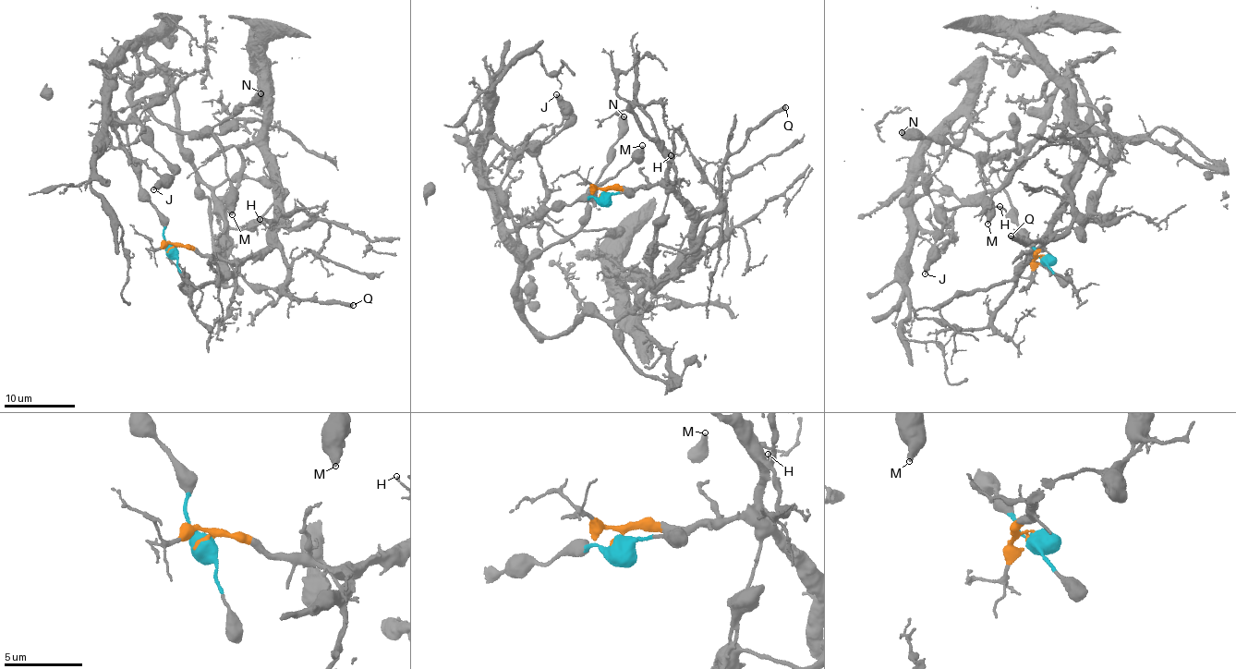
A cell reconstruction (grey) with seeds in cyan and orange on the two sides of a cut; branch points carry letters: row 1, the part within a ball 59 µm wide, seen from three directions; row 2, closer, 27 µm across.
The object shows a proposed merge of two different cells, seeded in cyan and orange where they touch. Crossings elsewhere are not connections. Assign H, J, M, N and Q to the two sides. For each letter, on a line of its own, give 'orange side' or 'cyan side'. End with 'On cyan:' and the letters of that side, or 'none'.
H: orange side
J: cyan side
M: cyan side
N: cyan side
Q: orange side
On cyan: J, M, N

